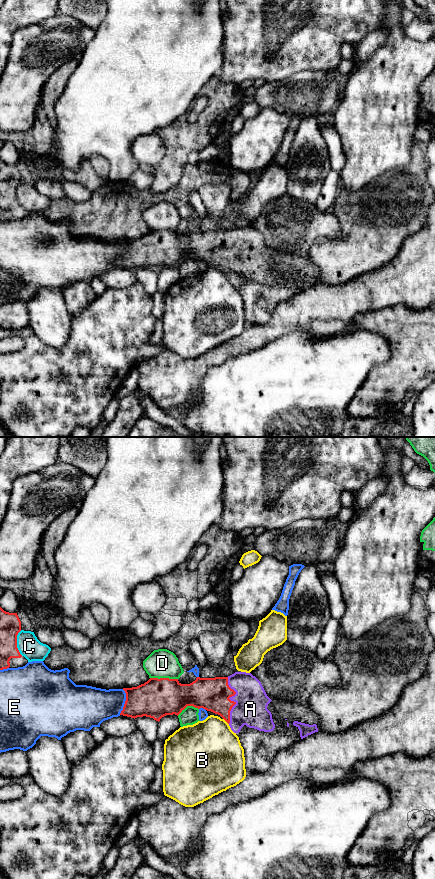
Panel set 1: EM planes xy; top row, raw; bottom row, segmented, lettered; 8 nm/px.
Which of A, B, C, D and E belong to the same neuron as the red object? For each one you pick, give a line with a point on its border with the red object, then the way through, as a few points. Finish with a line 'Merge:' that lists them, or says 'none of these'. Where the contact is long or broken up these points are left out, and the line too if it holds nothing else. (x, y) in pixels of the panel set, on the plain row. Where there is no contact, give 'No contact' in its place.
A: Touches red at xy (230, 252). Path across: xy (212, 246), (223, 247), (230, 252), (241, 252), (250, 261)
Merge: A

